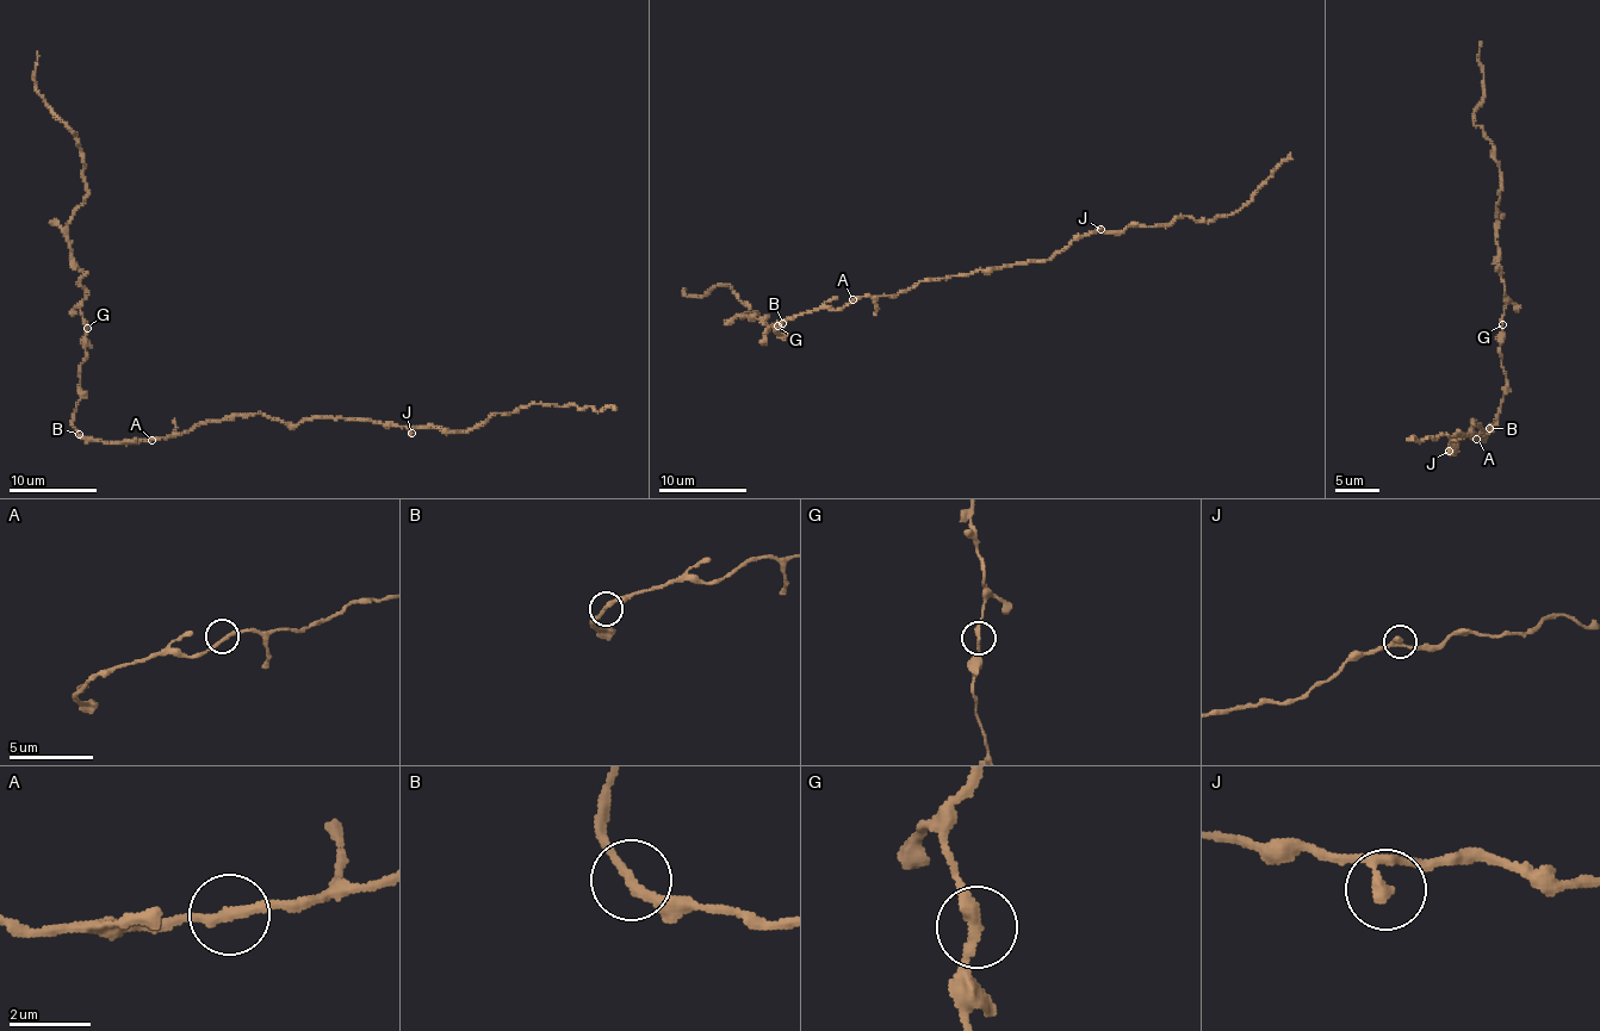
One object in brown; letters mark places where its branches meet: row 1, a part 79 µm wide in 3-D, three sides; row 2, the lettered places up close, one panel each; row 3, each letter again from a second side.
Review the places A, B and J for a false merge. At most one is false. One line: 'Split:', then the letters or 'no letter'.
Split: B

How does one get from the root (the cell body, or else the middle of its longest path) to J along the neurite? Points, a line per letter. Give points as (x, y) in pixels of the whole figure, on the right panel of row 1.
J: (1478, 439), (1482, 429), (1473, 421), (1473, 435), (1470, 429), (1474, 433), (1458, 438), (1449, 451)

